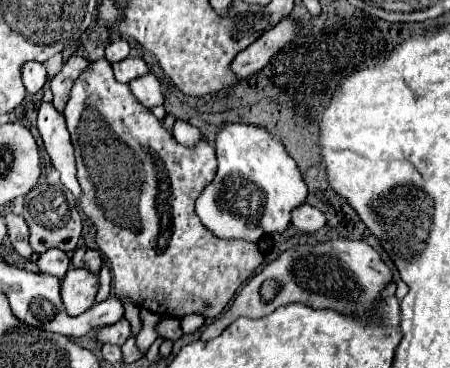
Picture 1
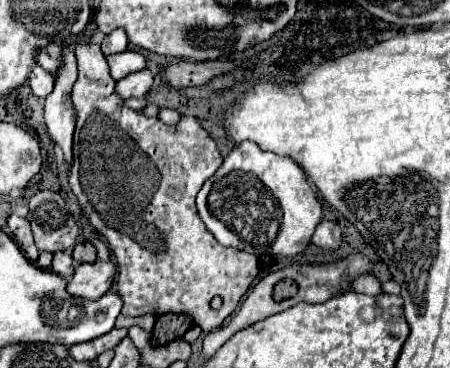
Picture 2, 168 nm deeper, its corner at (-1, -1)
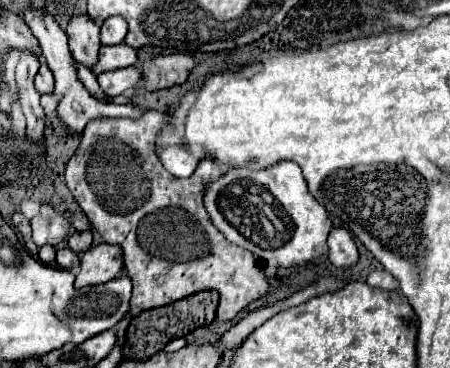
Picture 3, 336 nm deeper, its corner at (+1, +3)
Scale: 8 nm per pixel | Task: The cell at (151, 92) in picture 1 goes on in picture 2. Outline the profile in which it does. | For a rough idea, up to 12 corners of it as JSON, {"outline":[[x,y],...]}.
{"outline":[[150,70],[116,82],[120,98],[144,98],[154,82]]}

